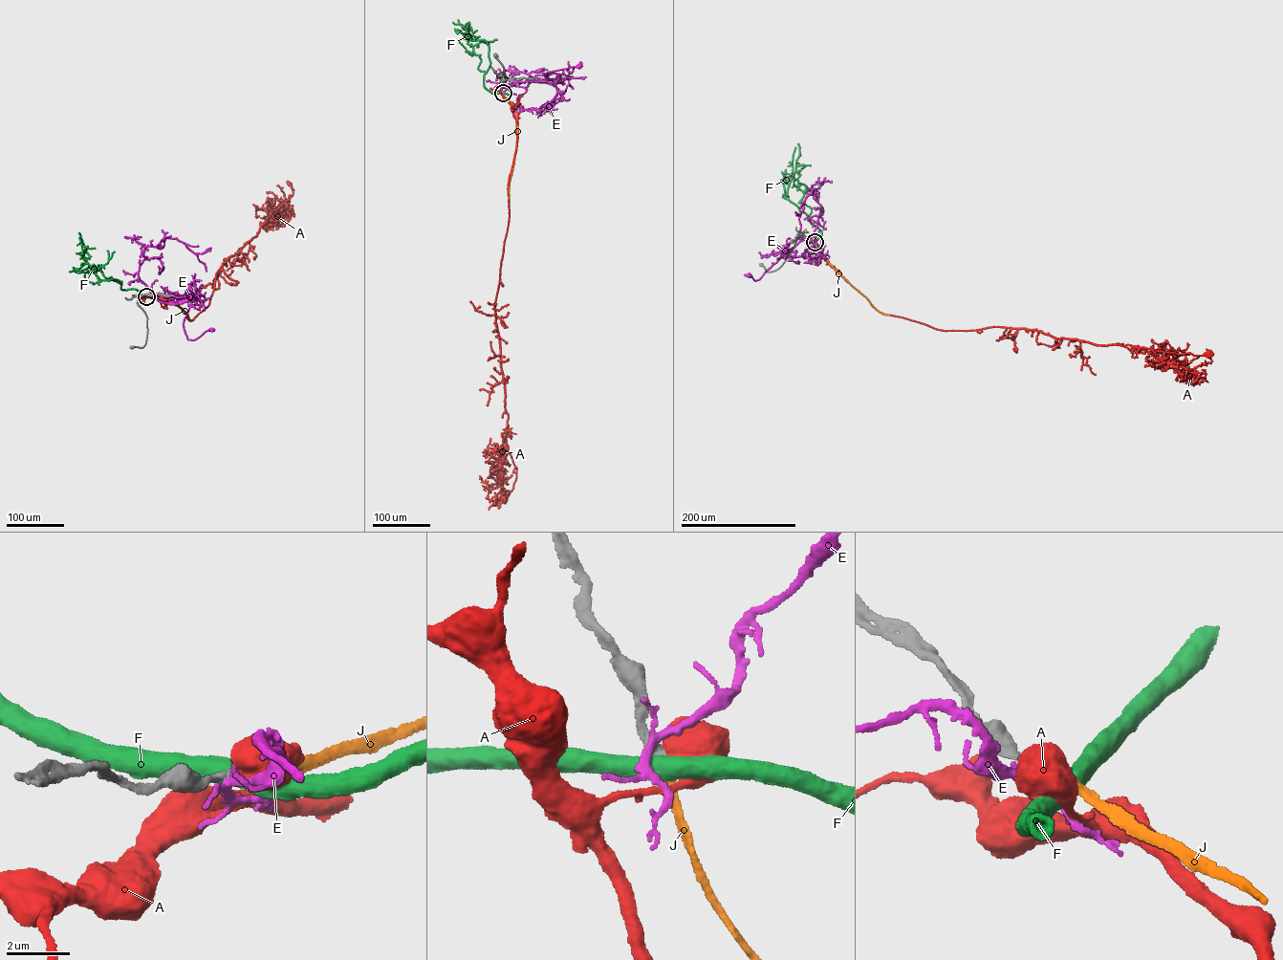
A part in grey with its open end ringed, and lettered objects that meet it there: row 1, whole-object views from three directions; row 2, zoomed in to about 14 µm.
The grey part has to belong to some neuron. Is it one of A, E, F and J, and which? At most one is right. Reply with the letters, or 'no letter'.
J

